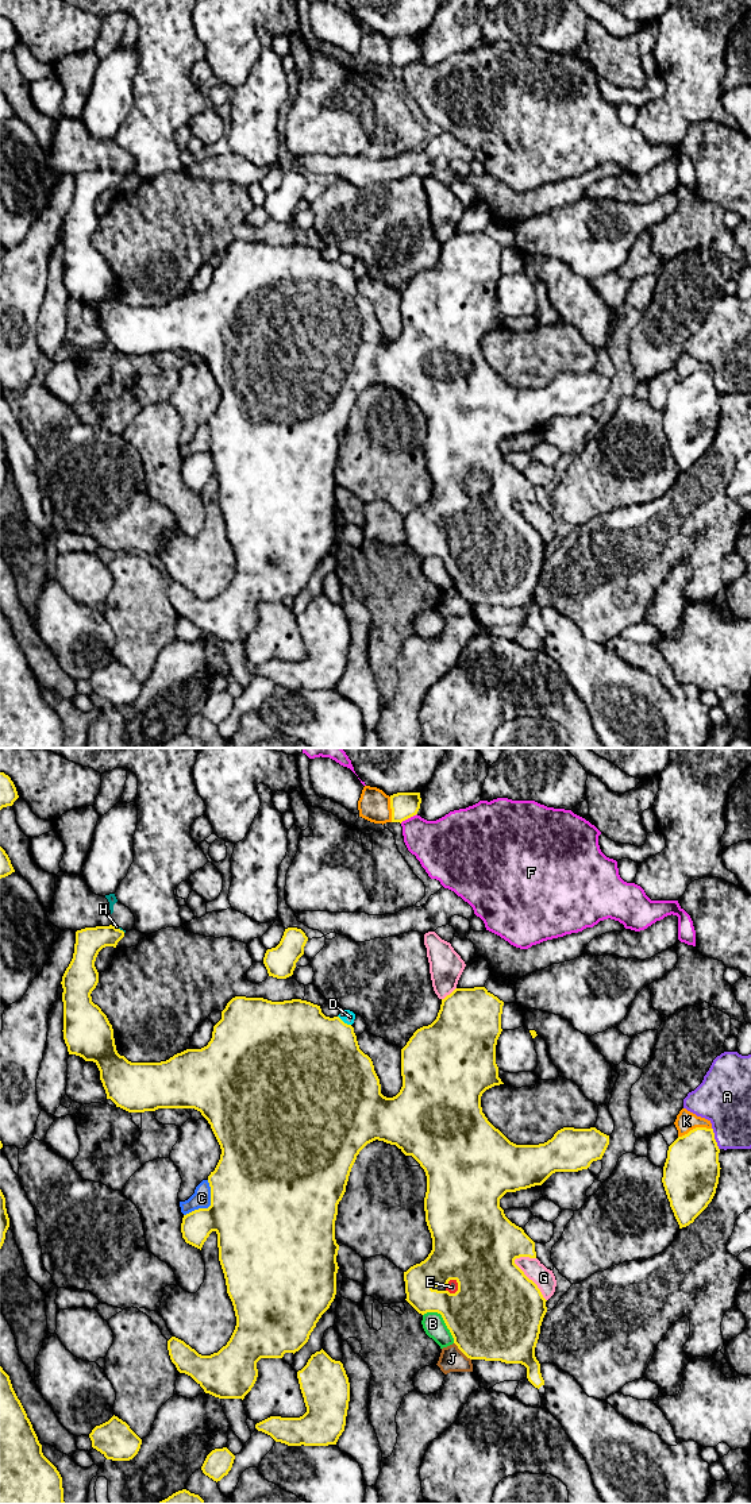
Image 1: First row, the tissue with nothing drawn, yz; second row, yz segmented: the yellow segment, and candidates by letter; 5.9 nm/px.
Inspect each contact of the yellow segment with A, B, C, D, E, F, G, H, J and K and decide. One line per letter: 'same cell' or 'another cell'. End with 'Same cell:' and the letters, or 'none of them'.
A: another cell
B: another cell
C: another cell
D: another cell
E: same cell
F: another cell
G: another cell
H: another cell
J: another cell
K: another cell
Same cell: E

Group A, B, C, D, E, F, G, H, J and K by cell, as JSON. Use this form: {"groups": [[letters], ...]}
{"groups": [["A"], ["B", "J"], ["C"], ["D"], ["E"], ["F"], ["G"], ["H"], ["K"]]}

